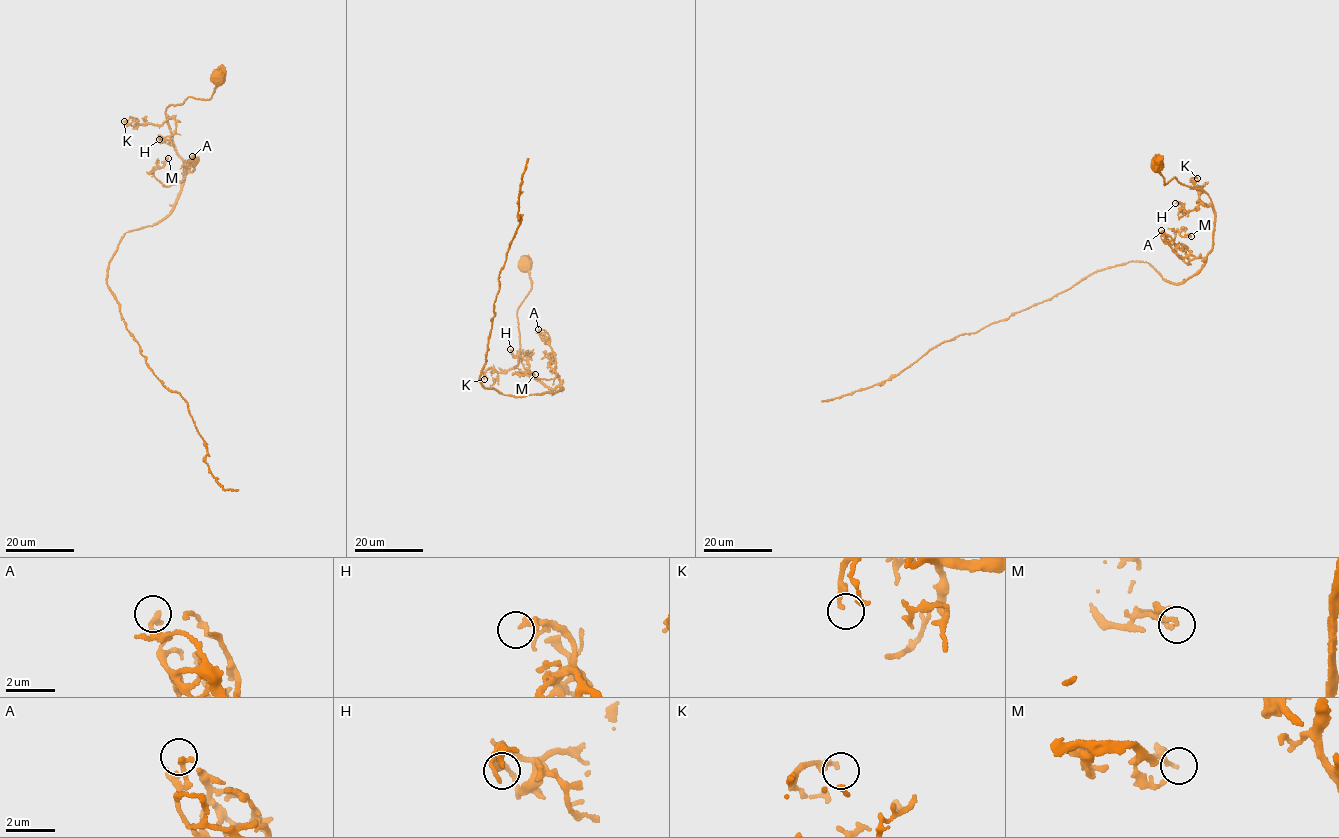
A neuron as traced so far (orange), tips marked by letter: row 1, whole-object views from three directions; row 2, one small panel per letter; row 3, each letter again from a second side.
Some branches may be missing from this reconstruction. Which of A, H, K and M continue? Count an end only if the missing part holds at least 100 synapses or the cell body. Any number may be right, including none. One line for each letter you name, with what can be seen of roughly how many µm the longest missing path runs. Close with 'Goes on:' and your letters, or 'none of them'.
Goes on: none of them

